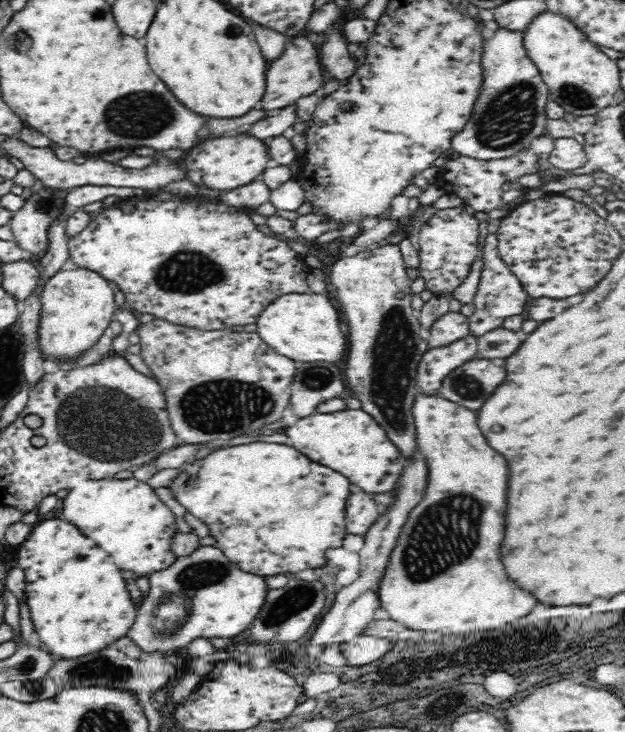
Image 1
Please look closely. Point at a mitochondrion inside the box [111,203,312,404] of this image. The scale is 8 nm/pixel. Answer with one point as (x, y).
(189, 271)

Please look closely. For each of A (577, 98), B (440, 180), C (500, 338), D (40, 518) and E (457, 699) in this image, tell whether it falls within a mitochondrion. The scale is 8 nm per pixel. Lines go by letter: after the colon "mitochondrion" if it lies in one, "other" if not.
A: mitochondrion
B: other
C: other
D: other
E: other

